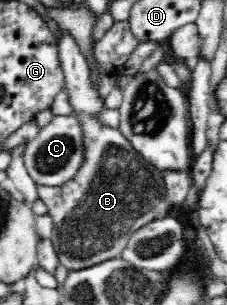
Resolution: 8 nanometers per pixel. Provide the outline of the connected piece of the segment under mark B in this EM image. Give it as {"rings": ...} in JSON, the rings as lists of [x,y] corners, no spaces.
{"rings":[[[64,32],[59,46],[59,61],[61,62],[66,96],[71,107],[71,115],[76,117],[82,128],[82,142],[84,145],[84,160],[78,168],[74,179],[68,180],[58,187],[37,186],[38,197],[41,198],[52,217],[51,239],[56,249],[59,263],[69,270],[82,270],[98,262],[116,258],[123,253],[130,232],[138,230],[143,224],[148,224],[154,218],[164,218],[169,212],[171,204],[166,198],[164,172],[158,170],[146,159],[138,154],[121,131],[102,119],[102,112],[106,110],[106,98],[99,92],[97,78],[92,66],[81,54],[75,41]]]}

